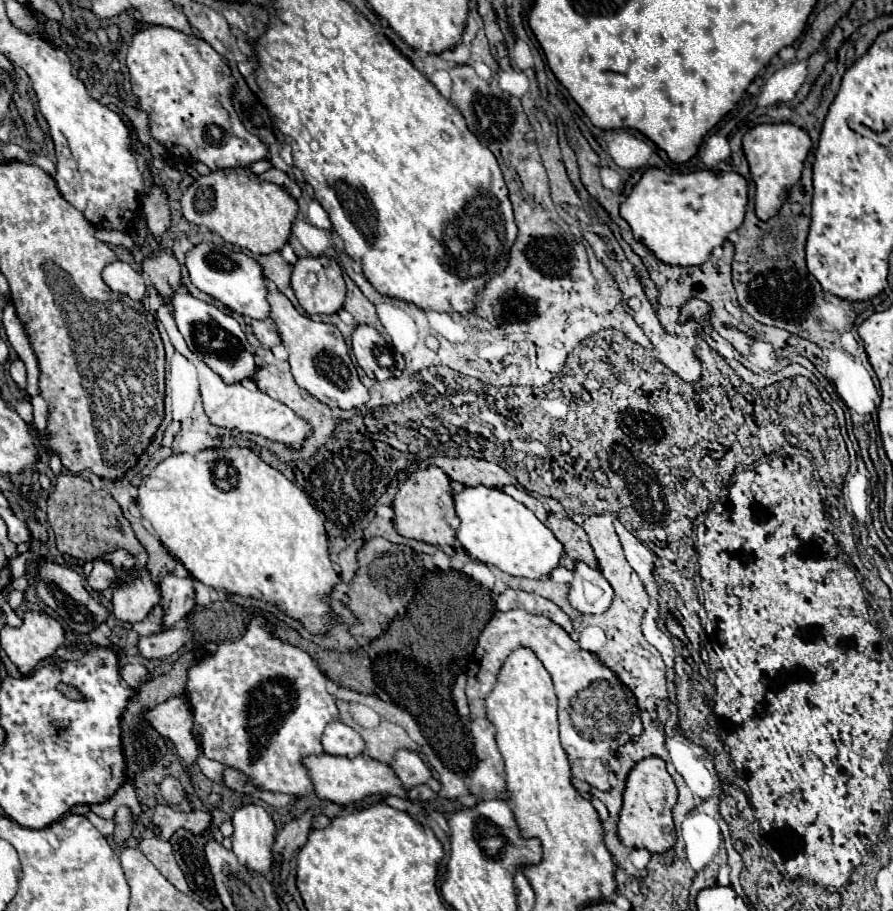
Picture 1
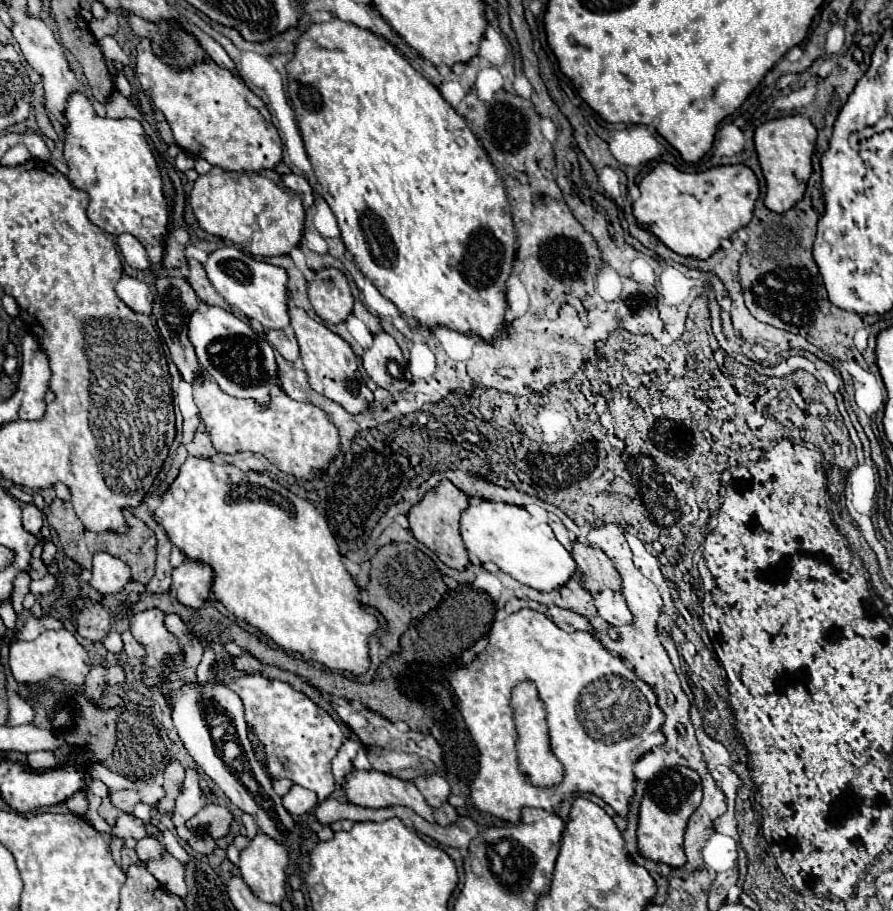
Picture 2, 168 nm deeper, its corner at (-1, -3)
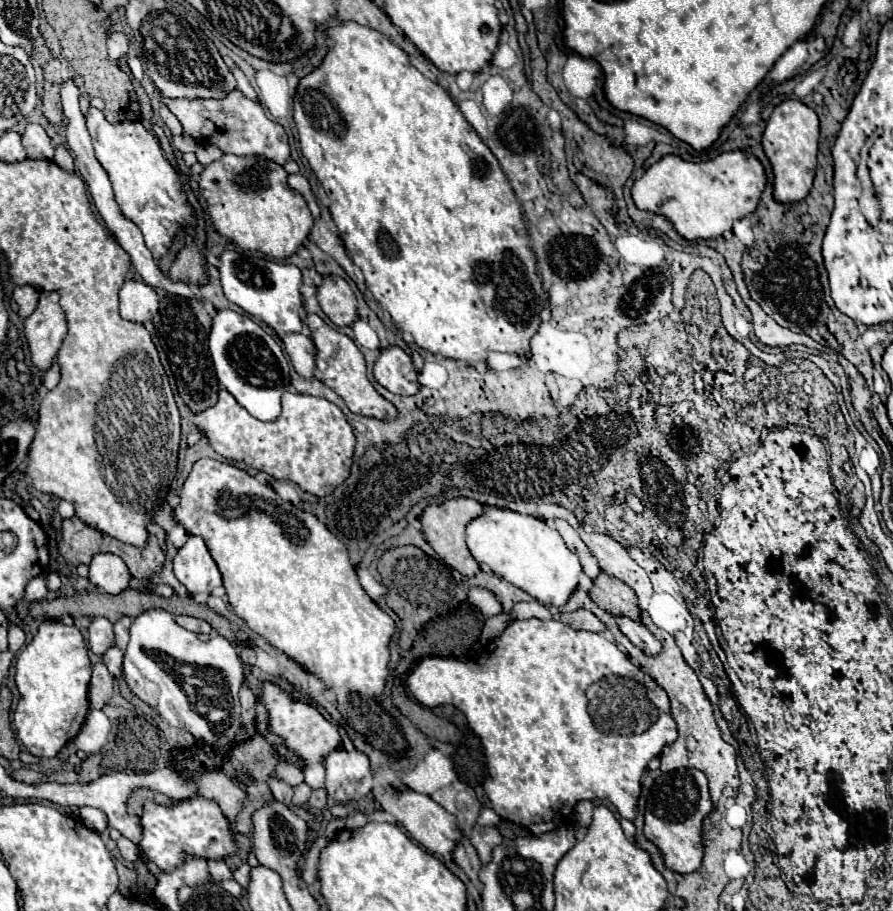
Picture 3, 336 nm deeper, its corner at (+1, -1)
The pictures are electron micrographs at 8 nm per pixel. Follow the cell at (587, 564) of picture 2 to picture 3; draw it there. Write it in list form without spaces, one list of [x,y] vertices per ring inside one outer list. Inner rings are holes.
[[[600,574],[594,580],[590,598],[612,616],[628,616],[632,620],[640,620],[640,608],[634,590],[610,574]]]

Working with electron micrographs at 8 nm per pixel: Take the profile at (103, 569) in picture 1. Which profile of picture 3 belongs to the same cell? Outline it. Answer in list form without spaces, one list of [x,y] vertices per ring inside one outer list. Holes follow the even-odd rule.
[[[96,554],[90,562],[90,582],[102,588],[108,594],[120,594],[128,588],[132,576],[122,562],[122,558],[114,554]]]

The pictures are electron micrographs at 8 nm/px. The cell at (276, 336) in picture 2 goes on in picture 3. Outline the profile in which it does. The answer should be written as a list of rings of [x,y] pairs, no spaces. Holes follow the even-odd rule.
[[[288,334],[282,338],[282,342],[296,372],[302,378],[314,378],[316,376],[316,364],[314,364],[316,348],[314,348],[312,338],[306,334]]]

